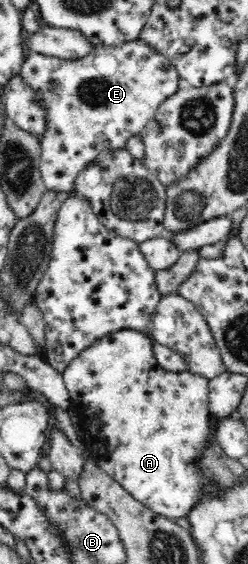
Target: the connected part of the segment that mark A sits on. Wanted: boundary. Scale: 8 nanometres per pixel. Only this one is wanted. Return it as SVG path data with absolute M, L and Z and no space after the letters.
M124 329L110 333L82 351L61 376L72 408L80 416L82 442L90 452L90 458L155 514L168 519L182 518L200 498L204 498L204 490L216 492L194 463L213 440L209 380L188 370L179 373L164 370L158 364L153 345L153 339L143 332Z

